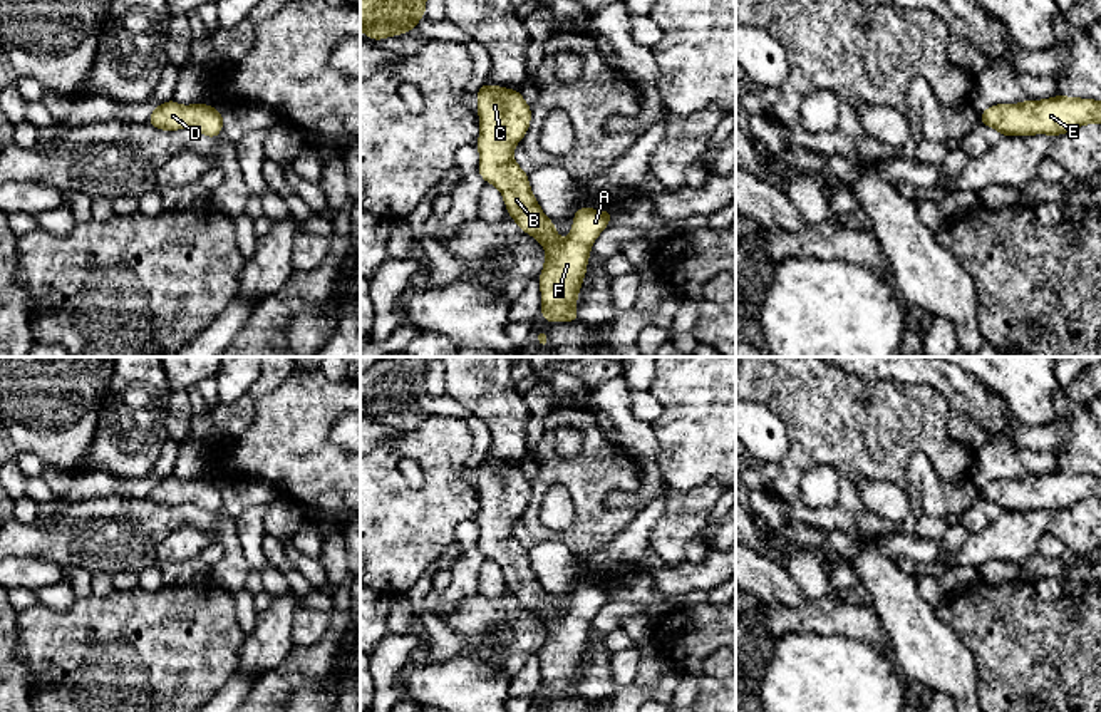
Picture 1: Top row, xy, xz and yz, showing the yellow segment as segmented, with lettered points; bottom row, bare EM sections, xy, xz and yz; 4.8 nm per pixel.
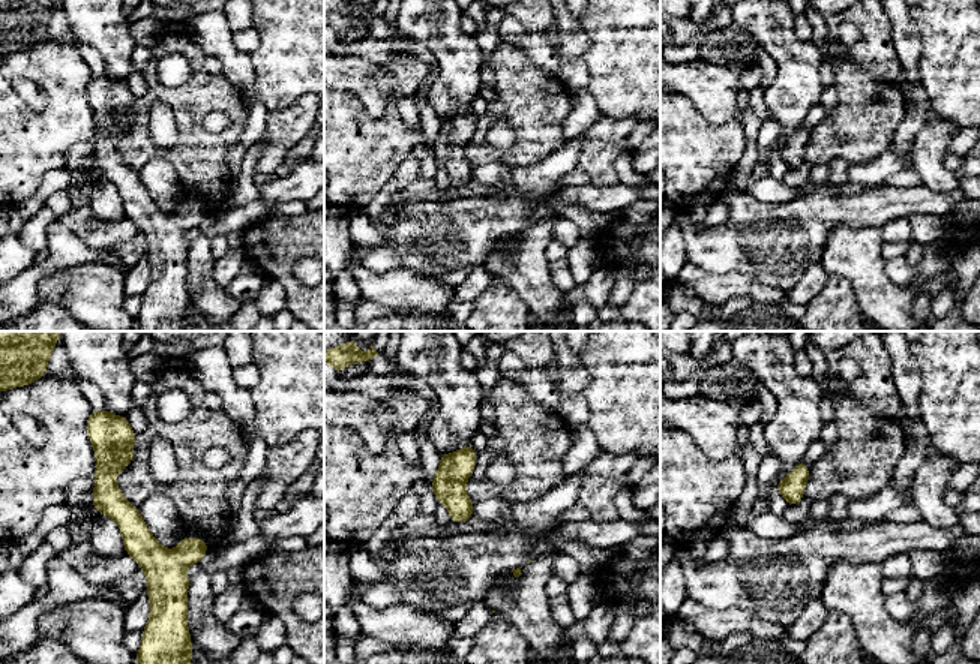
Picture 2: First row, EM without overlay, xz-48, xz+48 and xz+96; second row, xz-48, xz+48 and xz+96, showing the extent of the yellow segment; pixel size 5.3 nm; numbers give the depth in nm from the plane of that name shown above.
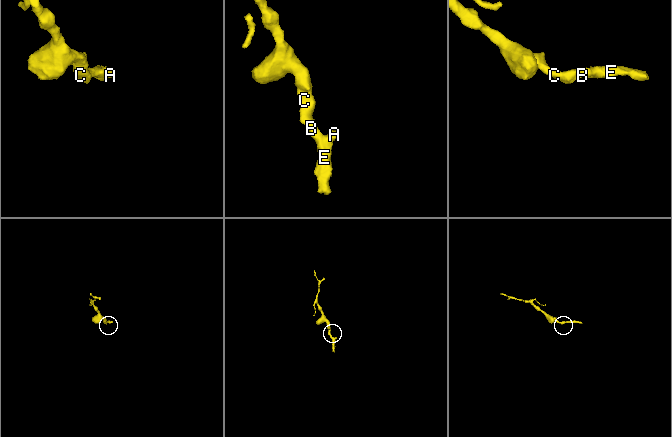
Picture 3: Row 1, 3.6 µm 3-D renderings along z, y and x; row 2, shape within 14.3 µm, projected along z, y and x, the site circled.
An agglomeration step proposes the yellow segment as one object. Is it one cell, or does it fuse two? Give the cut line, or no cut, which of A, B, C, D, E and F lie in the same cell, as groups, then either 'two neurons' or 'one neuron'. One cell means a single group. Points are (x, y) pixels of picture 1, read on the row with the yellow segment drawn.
no cut; A B C D E F; one neuron

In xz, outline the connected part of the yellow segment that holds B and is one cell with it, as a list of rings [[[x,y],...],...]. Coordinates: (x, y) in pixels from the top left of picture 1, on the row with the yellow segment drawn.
[[[484,82],[478,90],[478,112],[479,174],[501,191],[508,214],[518,226],[546,248],[538,278],[543,298],[540,315],[546,322],[578,322],[575,302],[588,270],[590,246],[613,216],[610,211],[578,208],[570,236],[560,240],[555,223],[543,214],[531,193],[528,174],[513,161],[513,149],[531,121],[521,92]]]

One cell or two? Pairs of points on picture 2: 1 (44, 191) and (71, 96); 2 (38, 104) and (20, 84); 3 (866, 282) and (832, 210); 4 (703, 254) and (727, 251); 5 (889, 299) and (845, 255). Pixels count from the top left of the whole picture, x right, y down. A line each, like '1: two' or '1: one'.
1: two
2: one
3: two
4: one
5: one

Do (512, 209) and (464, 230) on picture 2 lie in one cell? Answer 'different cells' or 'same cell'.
same cell

